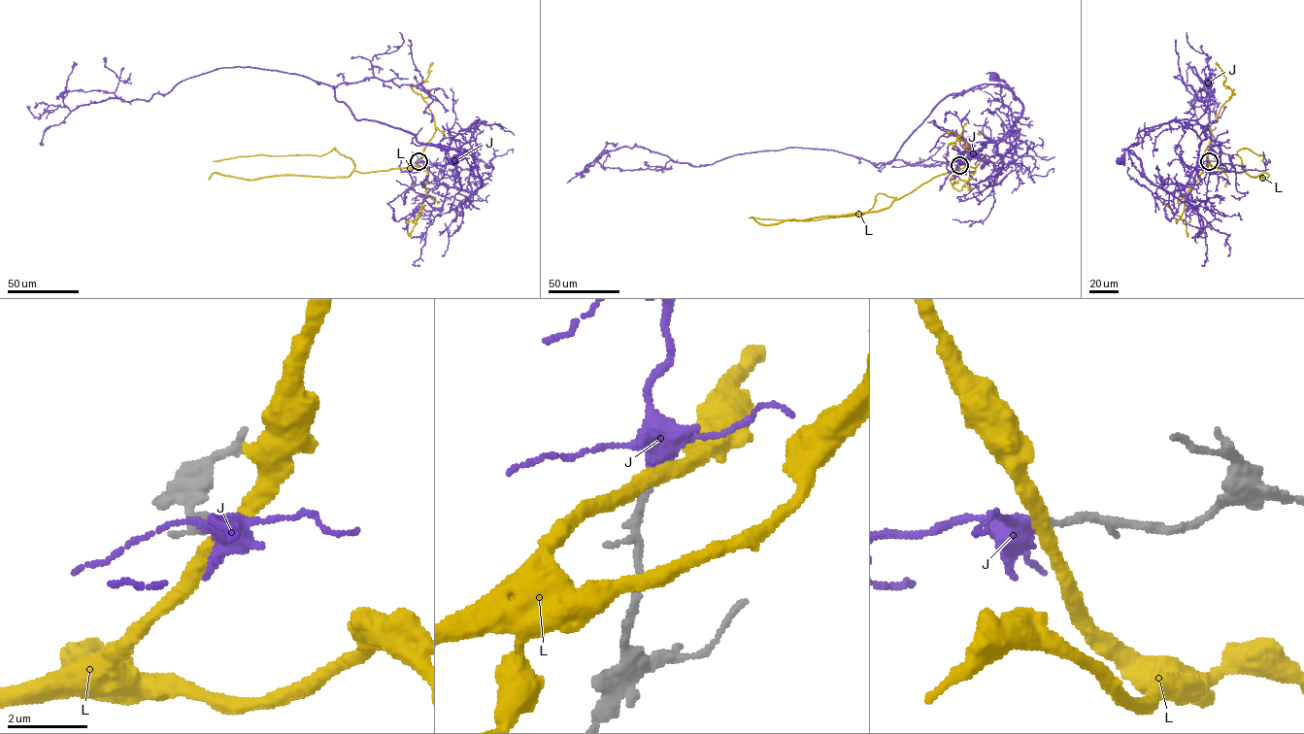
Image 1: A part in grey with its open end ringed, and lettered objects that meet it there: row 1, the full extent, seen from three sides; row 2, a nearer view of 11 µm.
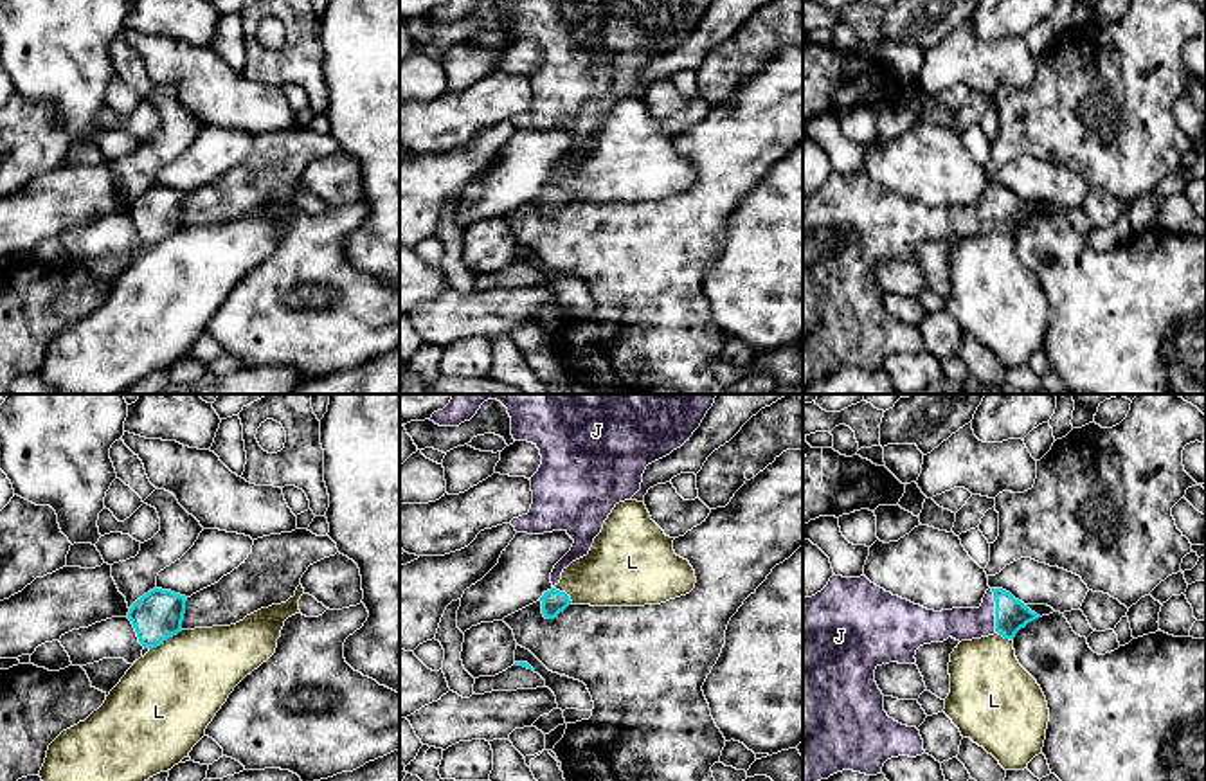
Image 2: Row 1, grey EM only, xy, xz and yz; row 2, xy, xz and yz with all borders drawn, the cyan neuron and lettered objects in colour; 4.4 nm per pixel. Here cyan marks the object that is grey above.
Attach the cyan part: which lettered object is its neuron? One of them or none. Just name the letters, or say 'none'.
J

